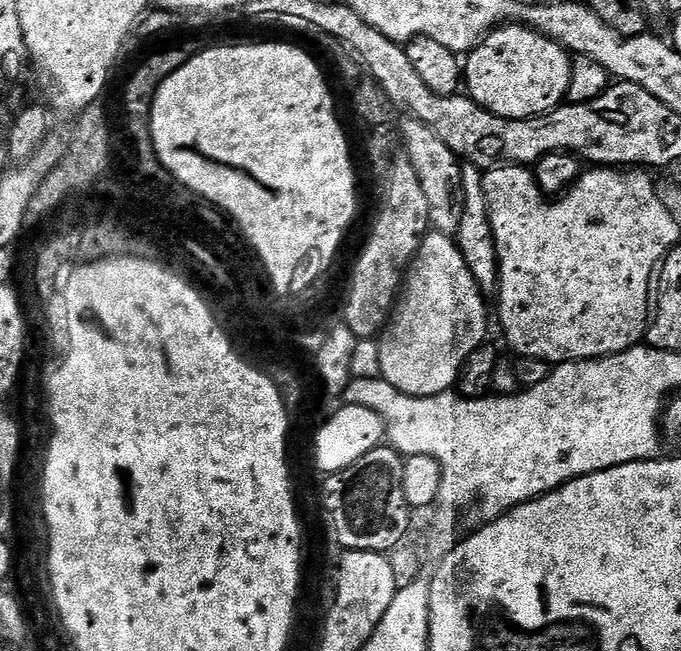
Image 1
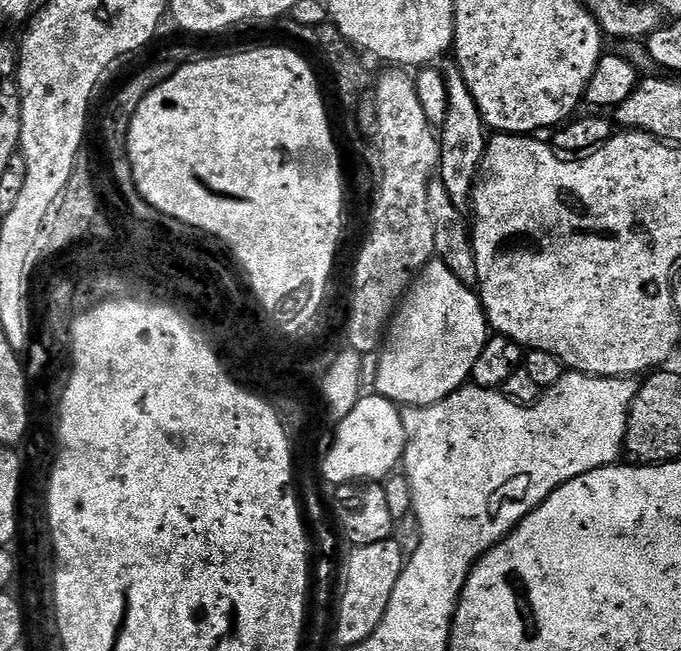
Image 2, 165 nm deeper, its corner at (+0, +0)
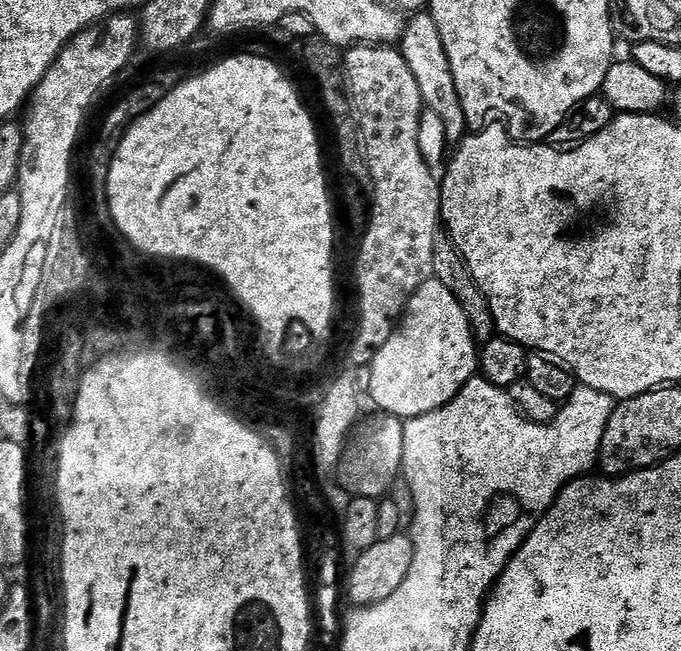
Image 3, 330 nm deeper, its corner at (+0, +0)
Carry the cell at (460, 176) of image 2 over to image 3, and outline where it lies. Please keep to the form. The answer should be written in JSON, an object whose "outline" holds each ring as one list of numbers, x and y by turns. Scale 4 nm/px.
{"outline":[[416,14,407,21,406,31,399,43,404,53,406,66,414,70,414,78,418,78,420,93,425,105,437,112,450,134,463,133,466,128,464,111,458,98,458,86,454,86,454,74,450,70,450,58,446,58,446,46,442,46,442,34,438,34,438,22,430,14]]}

